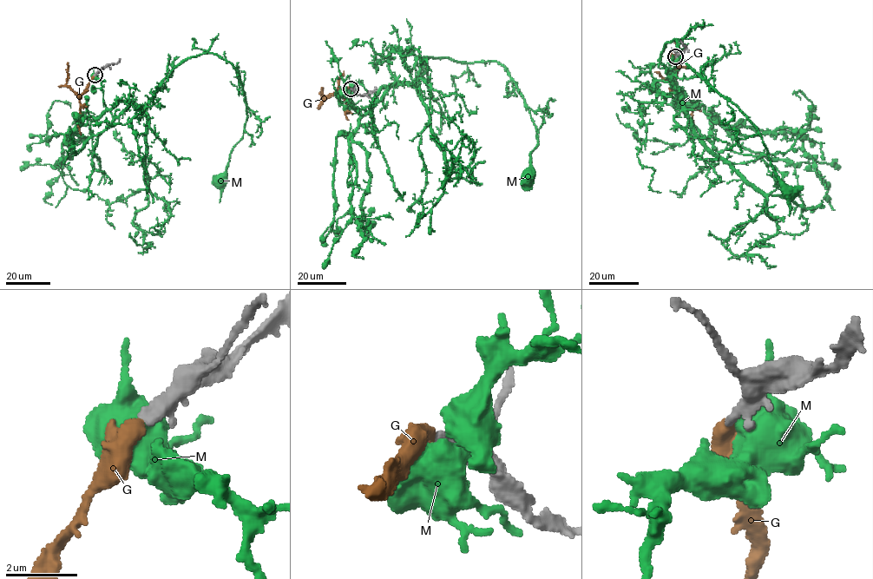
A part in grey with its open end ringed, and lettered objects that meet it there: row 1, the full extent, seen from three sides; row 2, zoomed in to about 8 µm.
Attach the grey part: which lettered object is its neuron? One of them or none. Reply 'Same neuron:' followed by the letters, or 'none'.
Same neuron: G

